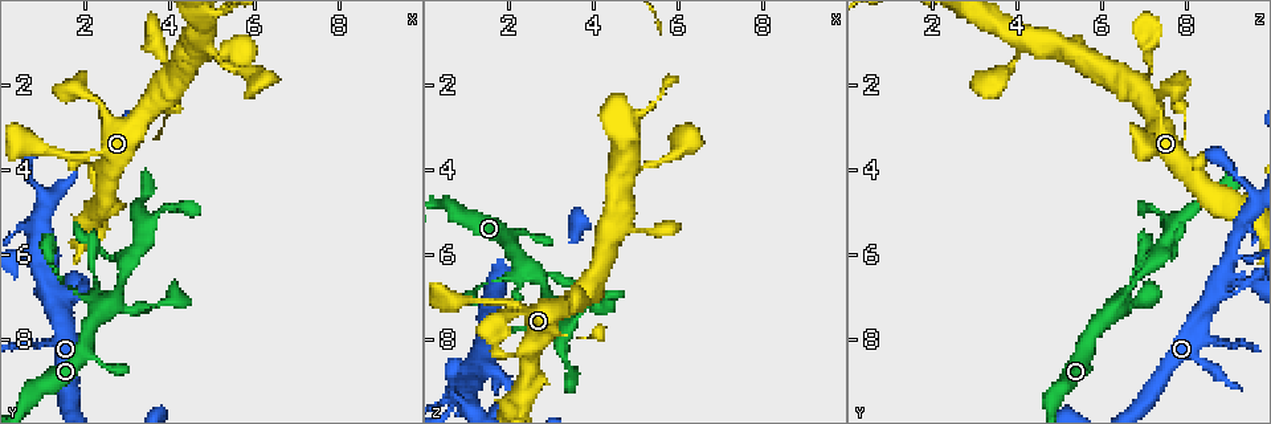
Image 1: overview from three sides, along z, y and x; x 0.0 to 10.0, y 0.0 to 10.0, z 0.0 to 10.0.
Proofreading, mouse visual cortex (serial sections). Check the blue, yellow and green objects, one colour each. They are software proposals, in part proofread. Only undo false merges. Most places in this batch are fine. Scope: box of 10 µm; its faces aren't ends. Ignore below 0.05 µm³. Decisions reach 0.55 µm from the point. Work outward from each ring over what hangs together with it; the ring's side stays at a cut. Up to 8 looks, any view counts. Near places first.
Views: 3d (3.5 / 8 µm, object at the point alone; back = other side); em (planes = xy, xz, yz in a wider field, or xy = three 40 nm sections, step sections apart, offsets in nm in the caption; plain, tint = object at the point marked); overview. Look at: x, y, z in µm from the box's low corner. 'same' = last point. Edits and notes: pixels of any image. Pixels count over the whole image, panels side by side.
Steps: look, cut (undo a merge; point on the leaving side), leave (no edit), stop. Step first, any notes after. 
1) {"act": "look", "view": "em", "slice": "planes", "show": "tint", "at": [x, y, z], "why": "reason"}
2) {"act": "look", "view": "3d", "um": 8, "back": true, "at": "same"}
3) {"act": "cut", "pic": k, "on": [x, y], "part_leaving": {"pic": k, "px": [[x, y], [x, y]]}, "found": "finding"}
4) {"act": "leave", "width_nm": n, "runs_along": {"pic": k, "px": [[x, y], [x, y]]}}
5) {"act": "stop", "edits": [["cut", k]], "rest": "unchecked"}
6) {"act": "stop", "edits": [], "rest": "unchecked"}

{"act": "look", "view": "3d", "um": 3.5, "at": [2.20, 6.40, 6.80], "why": "a narrow waist"}

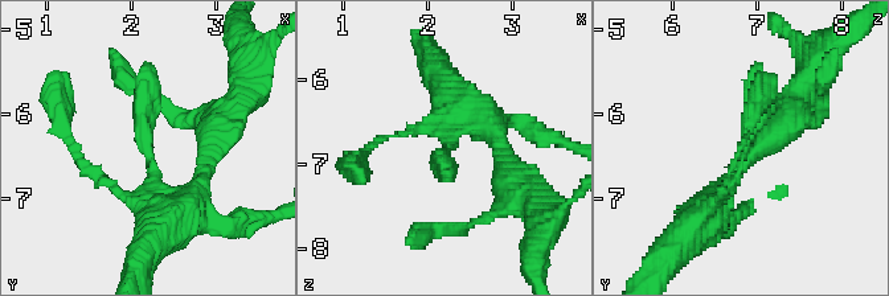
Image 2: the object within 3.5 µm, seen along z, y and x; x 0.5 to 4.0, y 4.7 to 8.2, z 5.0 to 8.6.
{"act": "look", "view": "em", "slice": "xy", "step": 2, "show": "tint", "at": [2.25, 6.45, 6.80], "why": "shape alone is not enough"}

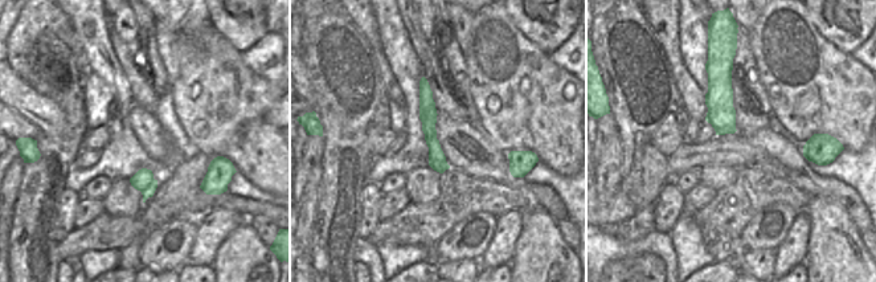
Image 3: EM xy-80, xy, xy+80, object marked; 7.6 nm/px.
{"act": "leave", "found": "continuous, no second cell"}

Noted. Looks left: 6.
{"act": "look", "view": "3d", "um": 3.5, "at": [1.25, 7.15, 8.50], "why": "thick turns thin"}

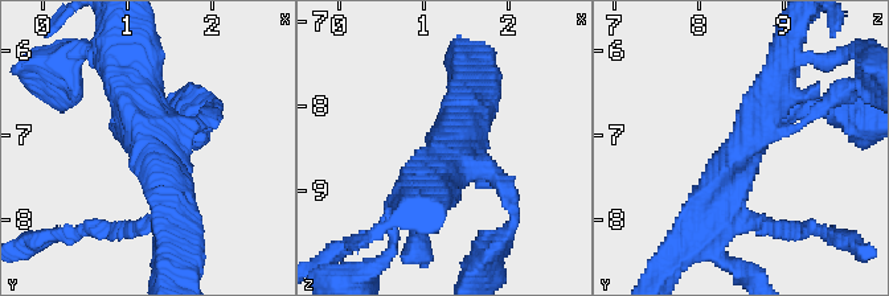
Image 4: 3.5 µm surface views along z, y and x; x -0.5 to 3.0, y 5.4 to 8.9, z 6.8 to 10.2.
{"act": "look", "view": "em", "slice": "xy", "step": 2, "show": "tint", "at": [1.35, 7.20, 8.55], "arms": 3, "arm_widths_nm": [200, 500, 500], "why": "now the EM"}

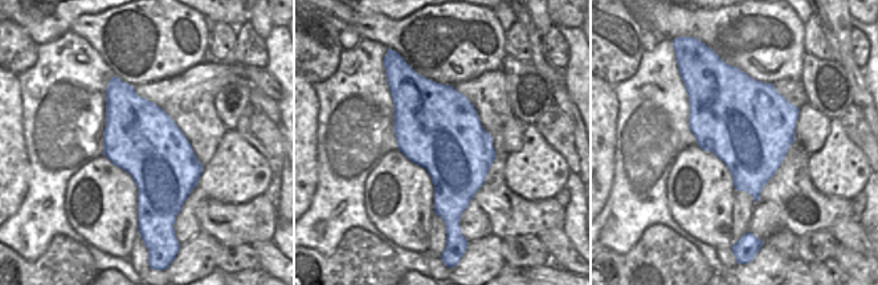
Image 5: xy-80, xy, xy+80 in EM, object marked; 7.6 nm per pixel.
{"act": "leave", "runs_along": {"pic": 4, "px": [[700, 222], [761, 122], [778, 77]]}, "found": "all the same cell"}

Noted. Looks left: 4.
{"act": "look", "view": "3d", "um": 3.5, "at": [4.80, 1.15, 4.10], "why": "thin arm on a thick one"}

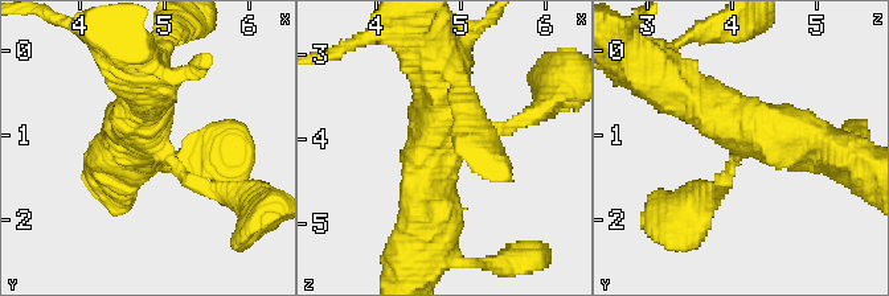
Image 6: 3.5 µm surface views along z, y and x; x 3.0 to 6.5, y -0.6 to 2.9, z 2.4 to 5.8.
{"act": "look", "view": "em", "slice": "xy", "step": 3, "show": "tint", "at": [4.85, 1.10, 4.10], "arms": 3, "arm_widths_nm": [150, 500, 600], "why": "now the EM"}

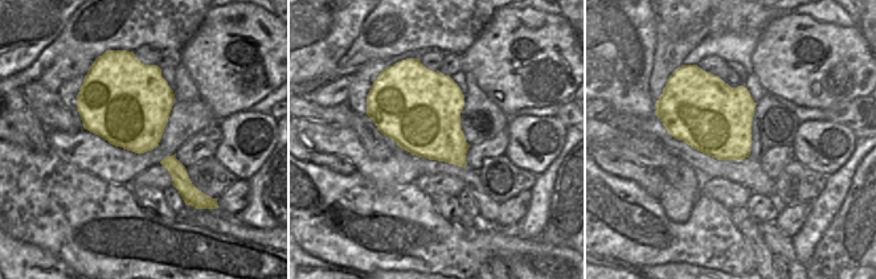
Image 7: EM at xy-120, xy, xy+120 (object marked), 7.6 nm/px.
{"act": "leave", "runs_along": {"pic": 6, "px": [[828, 149], [744, 130], [670, 89]]}, "found": "all the same cell"}

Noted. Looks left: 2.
{"act": "stop", "edits": [], "rest": "unchecked"}

